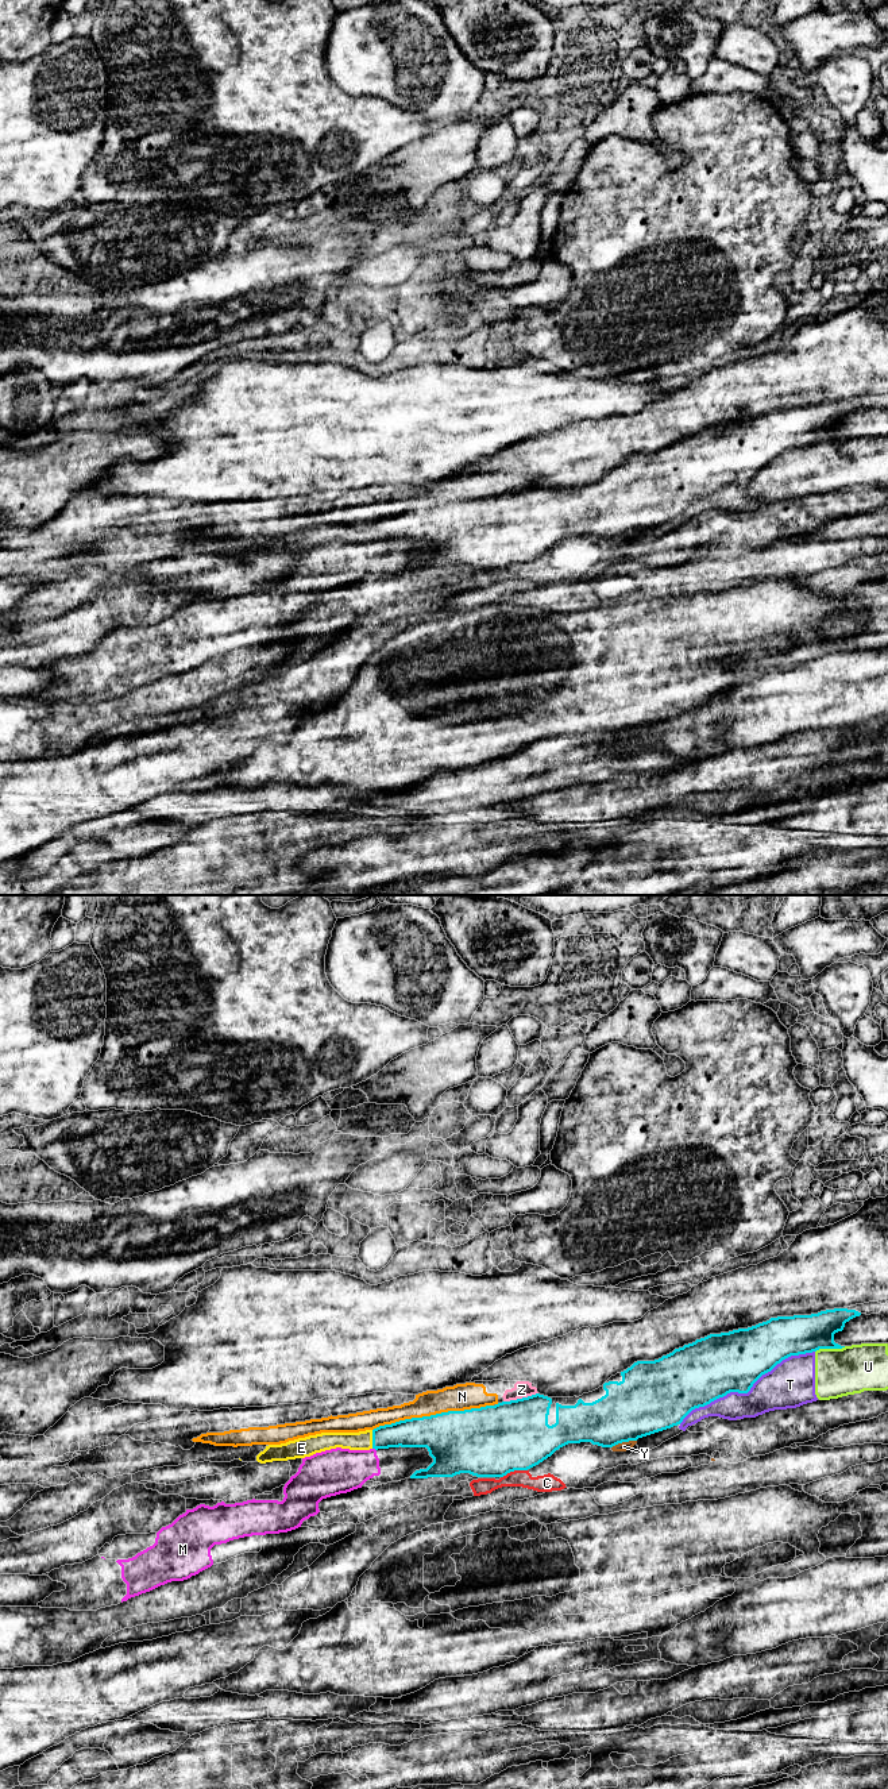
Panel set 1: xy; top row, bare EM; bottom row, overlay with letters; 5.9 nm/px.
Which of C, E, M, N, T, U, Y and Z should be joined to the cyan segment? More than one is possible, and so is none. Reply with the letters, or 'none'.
E

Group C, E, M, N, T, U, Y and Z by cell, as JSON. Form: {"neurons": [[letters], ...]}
{"neurons": [["C", "Y"], ["E"], ["M"], ["N", "Z"], ["T", "U"]]}

